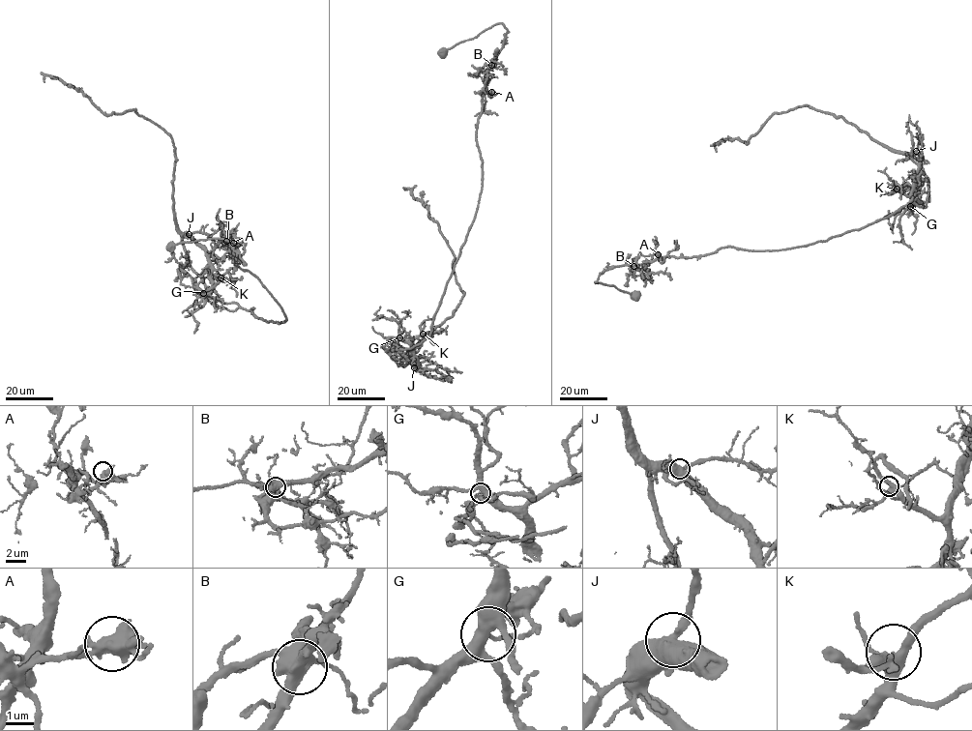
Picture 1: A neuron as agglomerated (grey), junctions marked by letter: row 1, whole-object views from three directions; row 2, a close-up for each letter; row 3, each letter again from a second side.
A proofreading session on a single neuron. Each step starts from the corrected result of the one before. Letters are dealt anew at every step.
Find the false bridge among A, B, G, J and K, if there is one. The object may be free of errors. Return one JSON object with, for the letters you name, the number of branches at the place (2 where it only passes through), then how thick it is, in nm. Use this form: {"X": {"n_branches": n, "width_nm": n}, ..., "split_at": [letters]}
{"G": {"n_branches": 4, "width_nm": 380}, "split_at": ["G"]}

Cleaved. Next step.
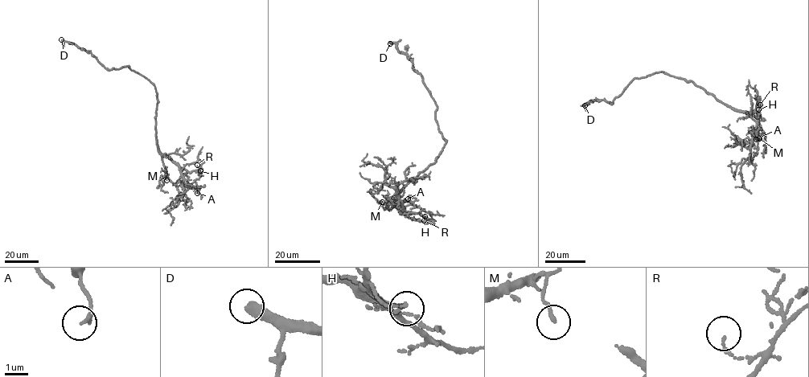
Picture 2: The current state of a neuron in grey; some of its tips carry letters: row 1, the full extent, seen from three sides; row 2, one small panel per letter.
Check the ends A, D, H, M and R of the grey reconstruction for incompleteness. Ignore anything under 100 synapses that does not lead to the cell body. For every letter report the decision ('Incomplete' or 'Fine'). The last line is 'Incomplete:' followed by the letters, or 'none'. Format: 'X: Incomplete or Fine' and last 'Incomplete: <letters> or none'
A: Fine
D: Incomplete
H: Fine
M: Fine
R: Fine
Incomplete: D

